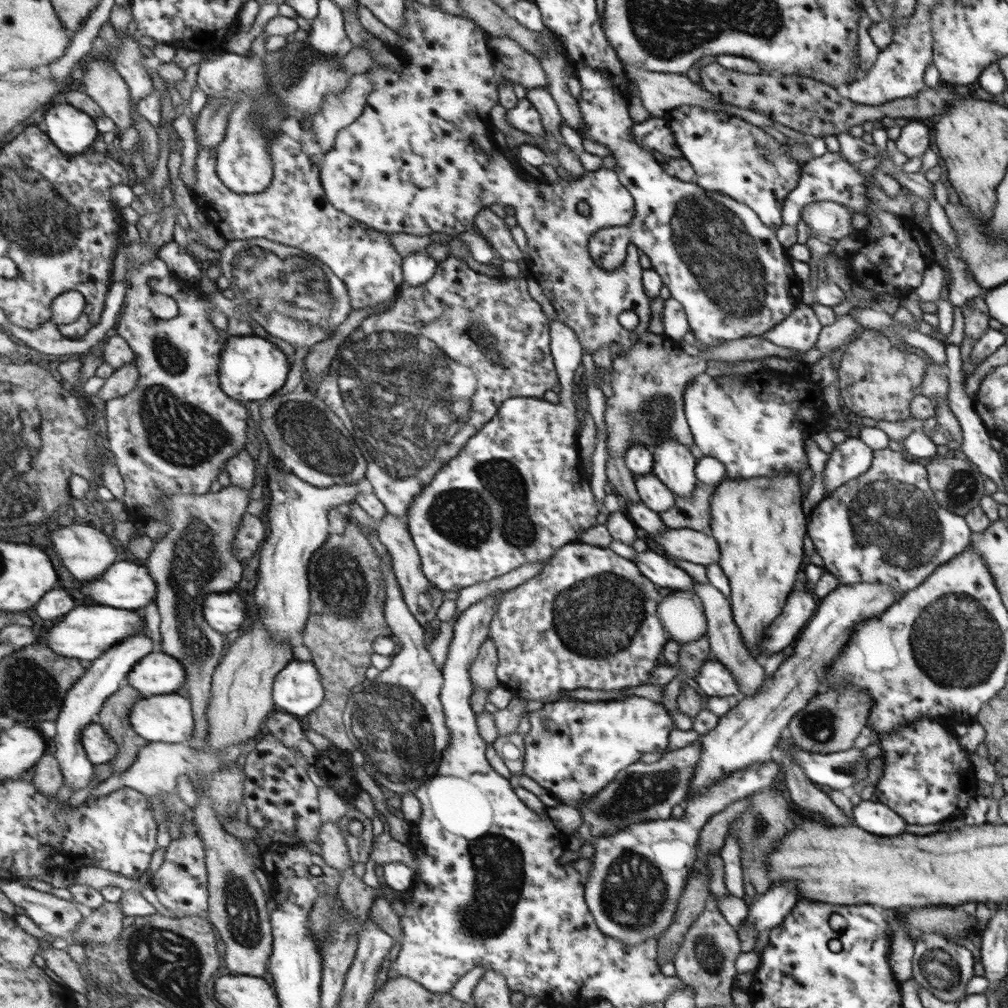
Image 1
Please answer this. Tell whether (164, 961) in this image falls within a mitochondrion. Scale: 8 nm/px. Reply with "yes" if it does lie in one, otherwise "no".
yes

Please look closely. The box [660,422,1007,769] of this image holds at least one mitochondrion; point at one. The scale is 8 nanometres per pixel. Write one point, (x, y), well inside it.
(957, 640)

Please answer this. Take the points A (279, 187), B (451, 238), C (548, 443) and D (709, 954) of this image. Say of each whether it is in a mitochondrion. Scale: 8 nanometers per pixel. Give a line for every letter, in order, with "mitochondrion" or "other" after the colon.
A: other
B: other
C: other
D: mitochondrion

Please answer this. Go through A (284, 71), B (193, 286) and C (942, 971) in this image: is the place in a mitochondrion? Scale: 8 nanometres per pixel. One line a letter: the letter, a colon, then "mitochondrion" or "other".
A: mitochondrion
B: other
C: mitochondrion

